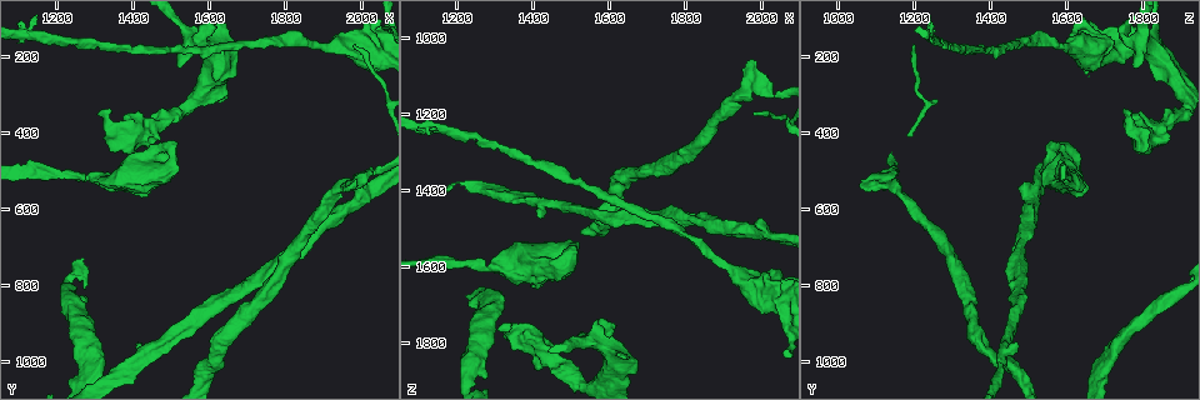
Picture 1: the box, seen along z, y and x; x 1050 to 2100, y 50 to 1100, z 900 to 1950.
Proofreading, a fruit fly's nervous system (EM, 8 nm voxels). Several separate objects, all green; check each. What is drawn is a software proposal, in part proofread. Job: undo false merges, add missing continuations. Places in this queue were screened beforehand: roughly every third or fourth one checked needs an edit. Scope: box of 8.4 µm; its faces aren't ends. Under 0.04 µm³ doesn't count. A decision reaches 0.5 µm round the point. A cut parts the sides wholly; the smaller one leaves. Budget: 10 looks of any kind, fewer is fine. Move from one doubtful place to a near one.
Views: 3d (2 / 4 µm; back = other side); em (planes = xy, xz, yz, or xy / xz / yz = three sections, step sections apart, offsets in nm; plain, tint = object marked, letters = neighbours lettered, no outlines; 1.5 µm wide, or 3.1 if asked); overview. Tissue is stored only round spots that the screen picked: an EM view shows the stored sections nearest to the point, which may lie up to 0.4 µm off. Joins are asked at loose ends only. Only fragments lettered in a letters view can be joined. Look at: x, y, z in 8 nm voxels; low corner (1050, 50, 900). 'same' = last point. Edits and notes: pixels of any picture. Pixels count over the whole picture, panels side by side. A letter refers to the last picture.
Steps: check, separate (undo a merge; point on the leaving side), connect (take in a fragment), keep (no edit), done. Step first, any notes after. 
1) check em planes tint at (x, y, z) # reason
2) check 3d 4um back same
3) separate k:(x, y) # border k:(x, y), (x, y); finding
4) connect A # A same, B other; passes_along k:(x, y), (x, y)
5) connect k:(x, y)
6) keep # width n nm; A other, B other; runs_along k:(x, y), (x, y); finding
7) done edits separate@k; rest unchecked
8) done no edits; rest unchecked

check 3d 4um back at (1285, 515, 1600) # sudden change in width

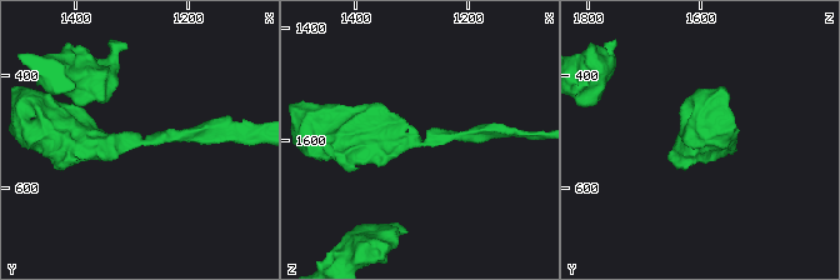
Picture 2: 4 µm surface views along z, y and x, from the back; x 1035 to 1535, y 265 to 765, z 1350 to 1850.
check em yz step 4 tint at (1285, 515, 1595) # now the EM

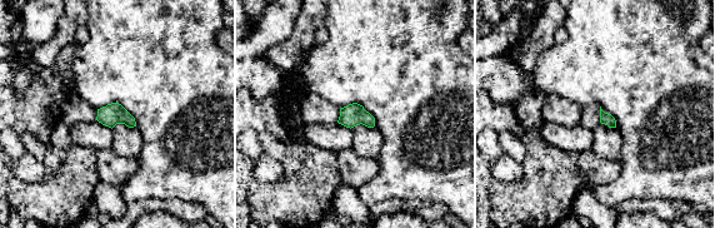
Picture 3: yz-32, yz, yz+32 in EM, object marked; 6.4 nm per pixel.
check em planes letters same # another direction

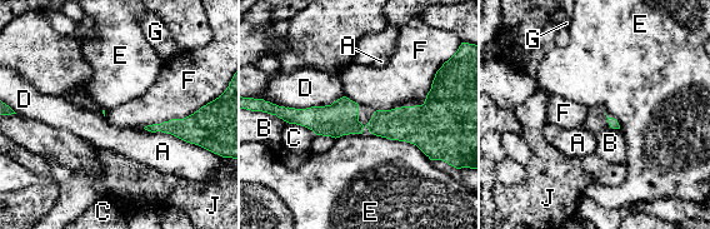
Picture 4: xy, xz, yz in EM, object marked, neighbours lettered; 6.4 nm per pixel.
keep # A other, B other, C other, D other, E other, F other, G other, J other; runs_along 4:(296, 111), (354, 127), (446, 124); all the same neuron

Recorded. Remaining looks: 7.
check em planes letters at (1510, 490, 1540) # branch stops here

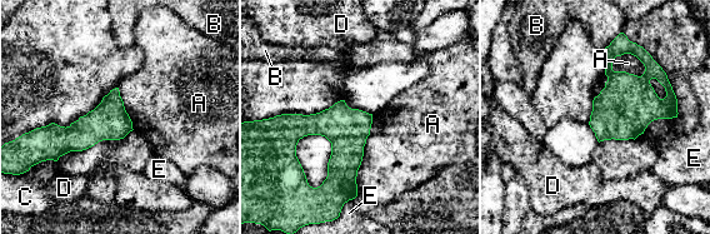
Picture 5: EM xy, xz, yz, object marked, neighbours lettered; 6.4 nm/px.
keep # width 240 nm; A other, B other, C other, D other, E other; border 5:(373, 115), (356, 194); none of them fits

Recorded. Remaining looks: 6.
check 3d 4um at (1305, 345, 1760) # long arm stops here

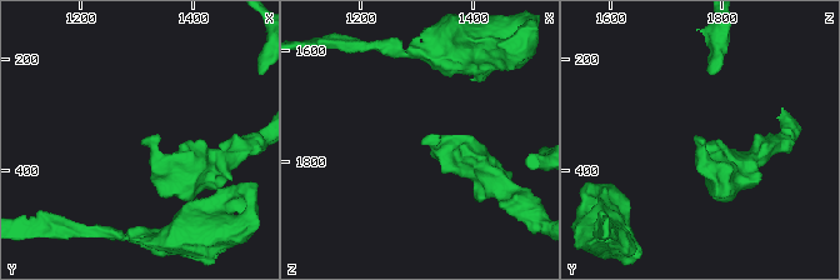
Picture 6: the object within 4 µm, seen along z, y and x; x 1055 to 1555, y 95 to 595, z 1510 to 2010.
check em planes letters at (1310, 350, 1765)

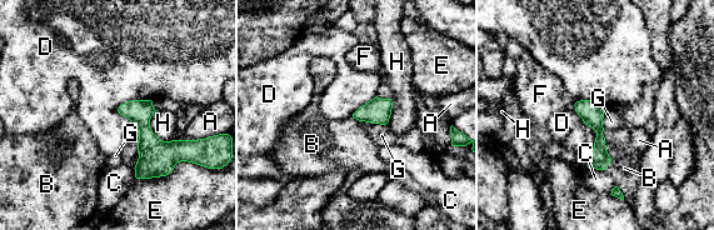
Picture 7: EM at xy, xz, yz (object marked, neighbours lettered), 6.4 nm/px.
keep # longest_contact E 360 nm; A other, B other, C other, D other, E other, F other, G other, H other; border 7:(360, 120), (387, 124); none of them fits

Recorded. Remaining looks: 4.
check em xz step 4 tint at (1990, 515, 1110) # sharp bend

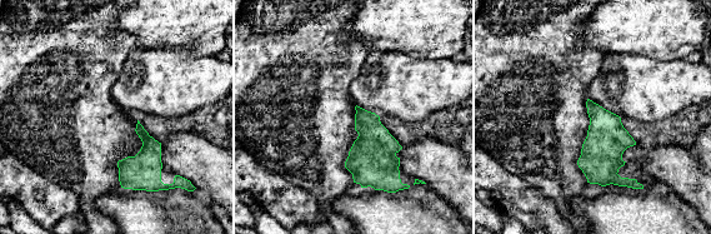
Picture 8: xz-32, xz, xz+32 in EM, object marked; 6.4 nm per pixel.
check em planes letters same

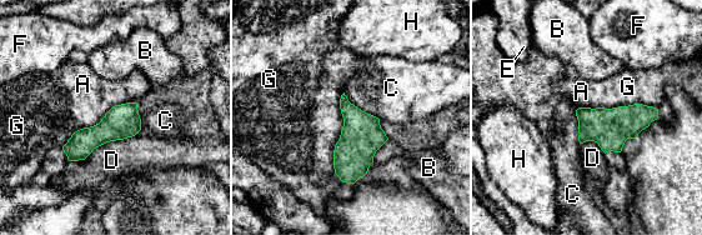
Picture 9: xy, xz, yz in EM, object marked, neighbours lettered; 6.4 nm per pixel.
keep # longest_contact G 550 nm; A other, B other, C other, D other, E other, F other, G other, H other; border 9:(344, 91), (336, 175); all the same neuron

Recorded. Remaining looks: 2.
done no edits; rest unchecked

